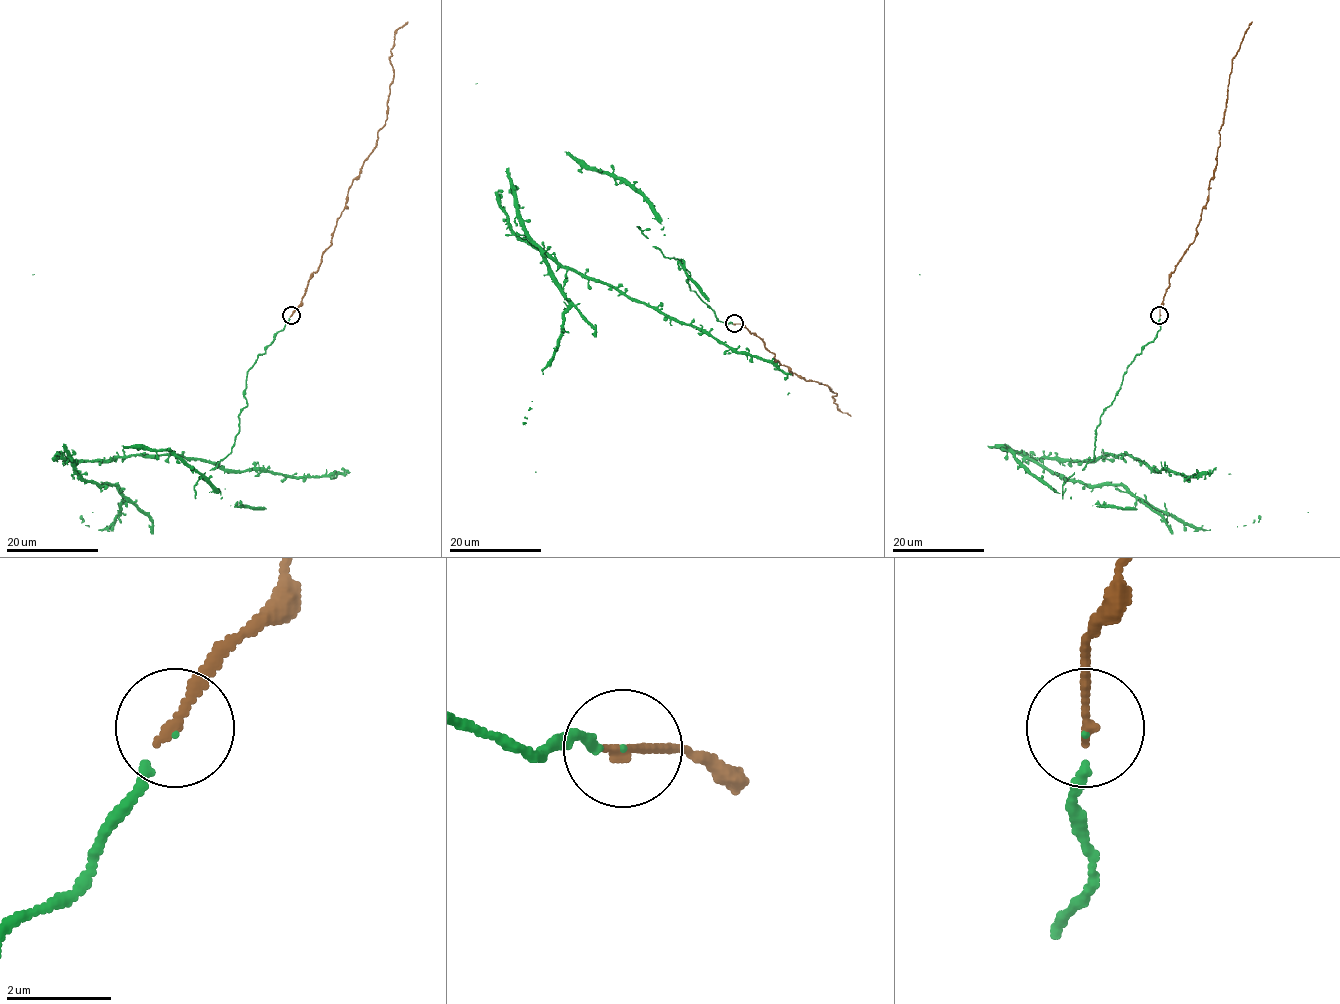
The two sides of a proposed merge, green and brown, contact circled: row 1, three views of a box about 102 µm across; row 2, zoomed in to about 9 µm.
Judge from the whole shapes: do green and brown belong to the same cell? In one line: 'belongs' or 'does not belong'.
belongs

